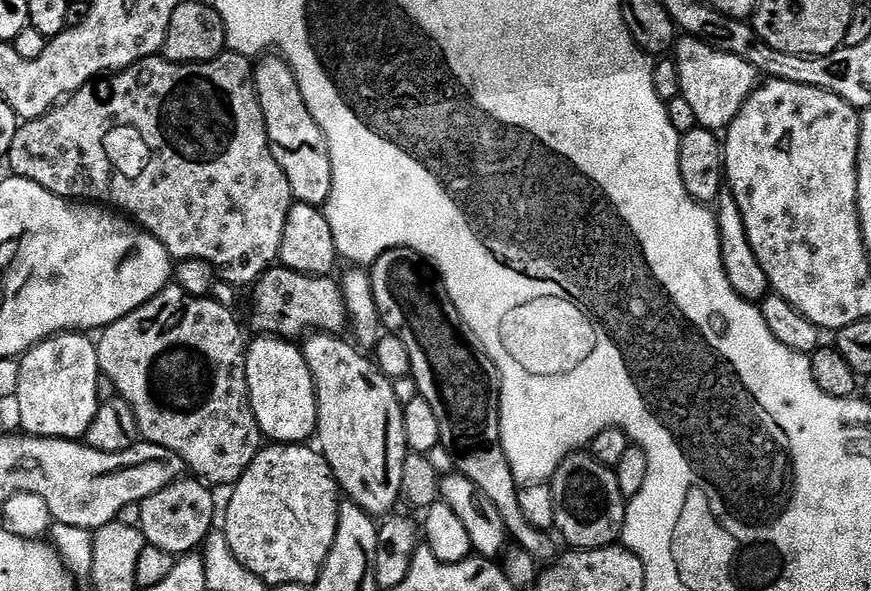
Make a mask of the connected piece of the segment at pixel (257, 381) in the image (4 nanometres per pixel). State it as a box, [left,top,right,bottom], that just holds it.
[246,334,318,444]

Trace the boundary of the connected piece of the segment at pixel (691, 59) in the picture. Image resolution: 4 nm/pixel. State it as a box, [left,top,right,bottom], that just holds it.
[674,38,758,130]

